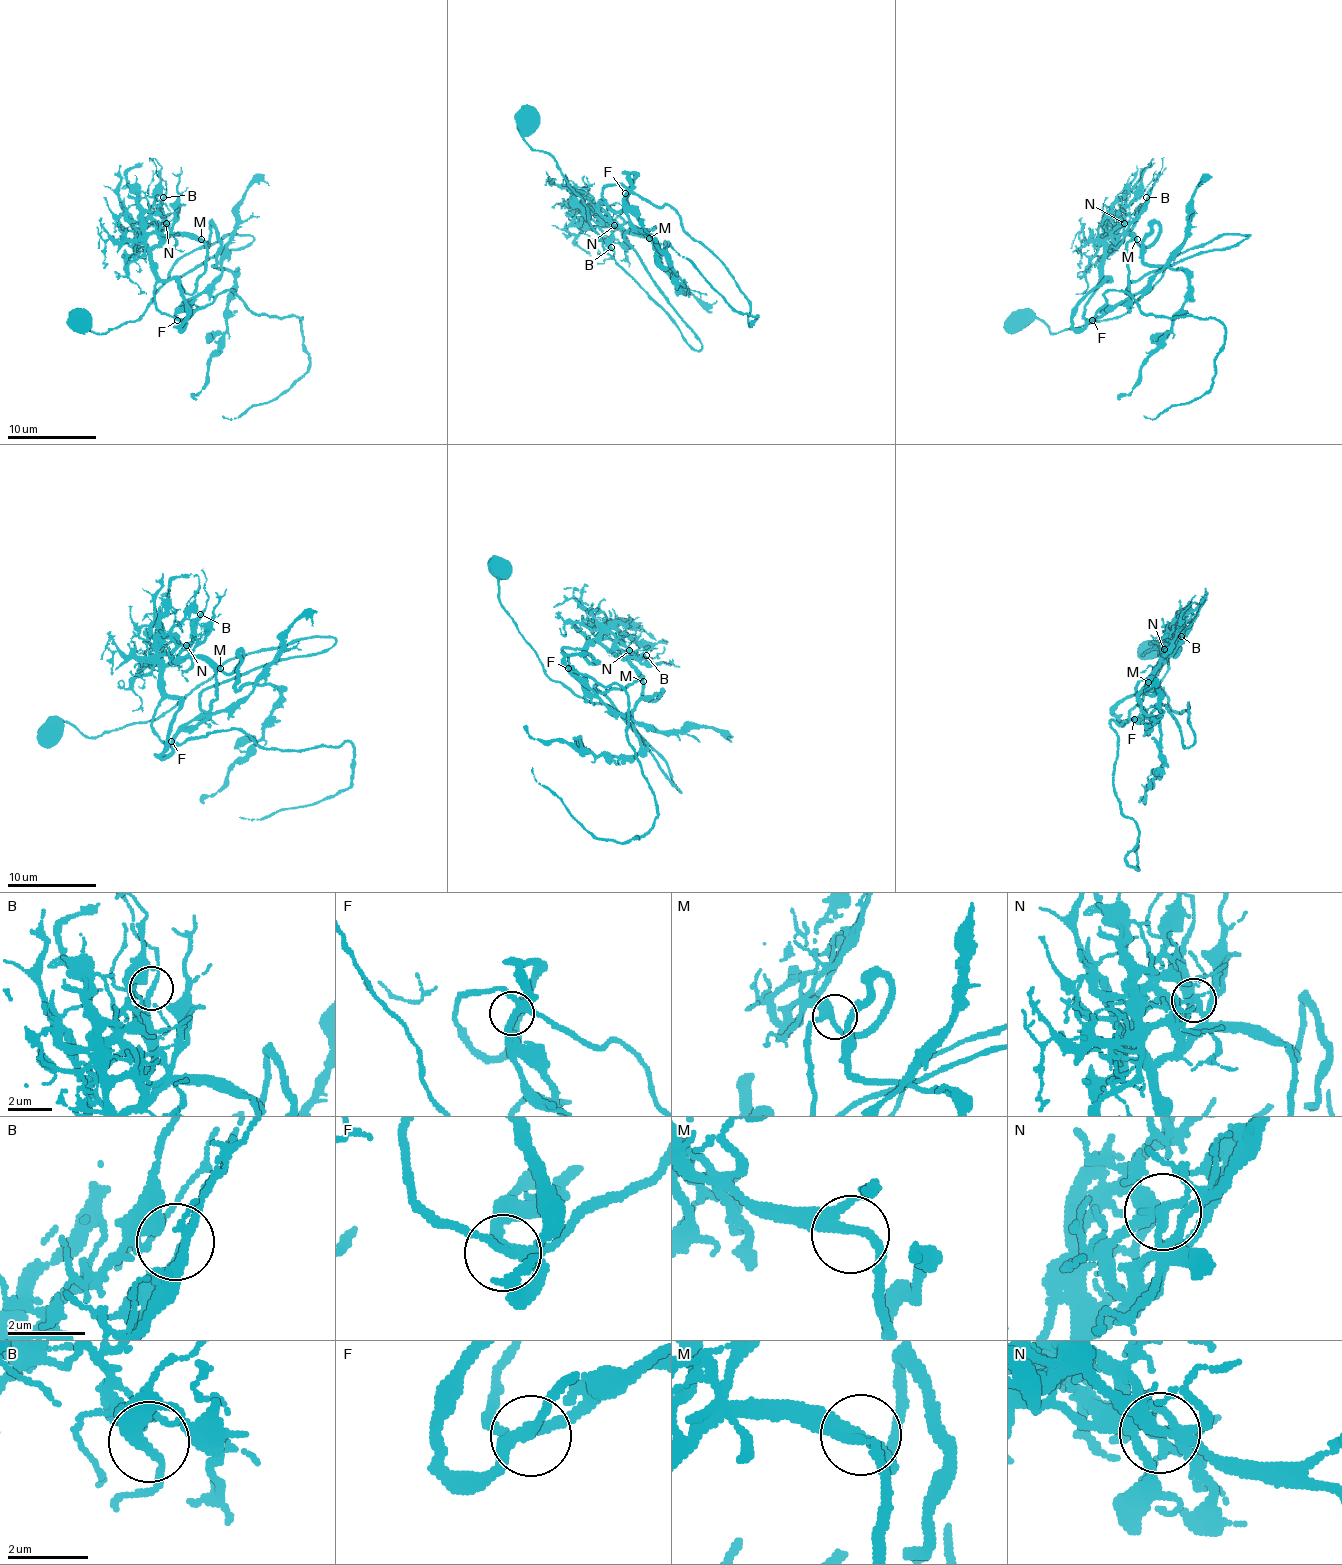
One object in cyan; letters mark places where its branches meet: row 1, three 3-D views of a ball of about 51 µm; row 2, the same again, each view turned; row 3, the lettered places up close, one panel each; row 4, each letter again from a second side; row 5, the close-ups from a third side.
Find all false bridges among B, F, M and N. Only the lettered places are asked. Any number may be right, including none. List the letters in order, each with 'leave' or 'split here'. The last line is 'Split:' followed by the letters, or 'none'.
B: leave
F: leave
M: leave
N: split here
Split: N

